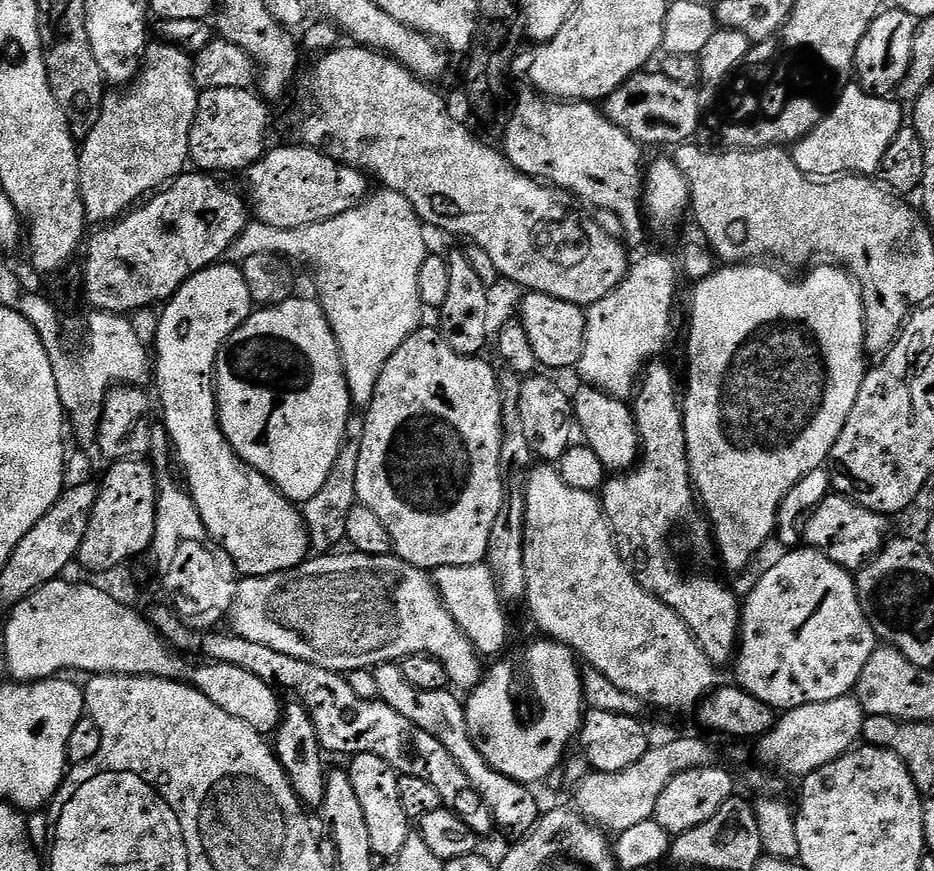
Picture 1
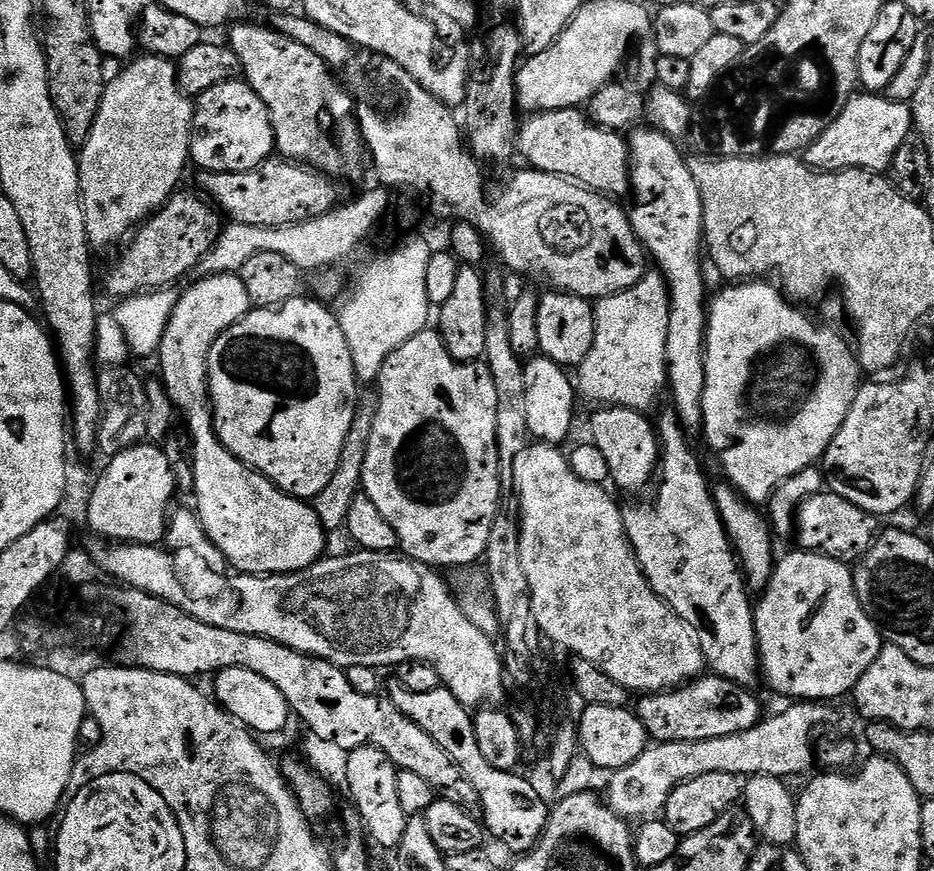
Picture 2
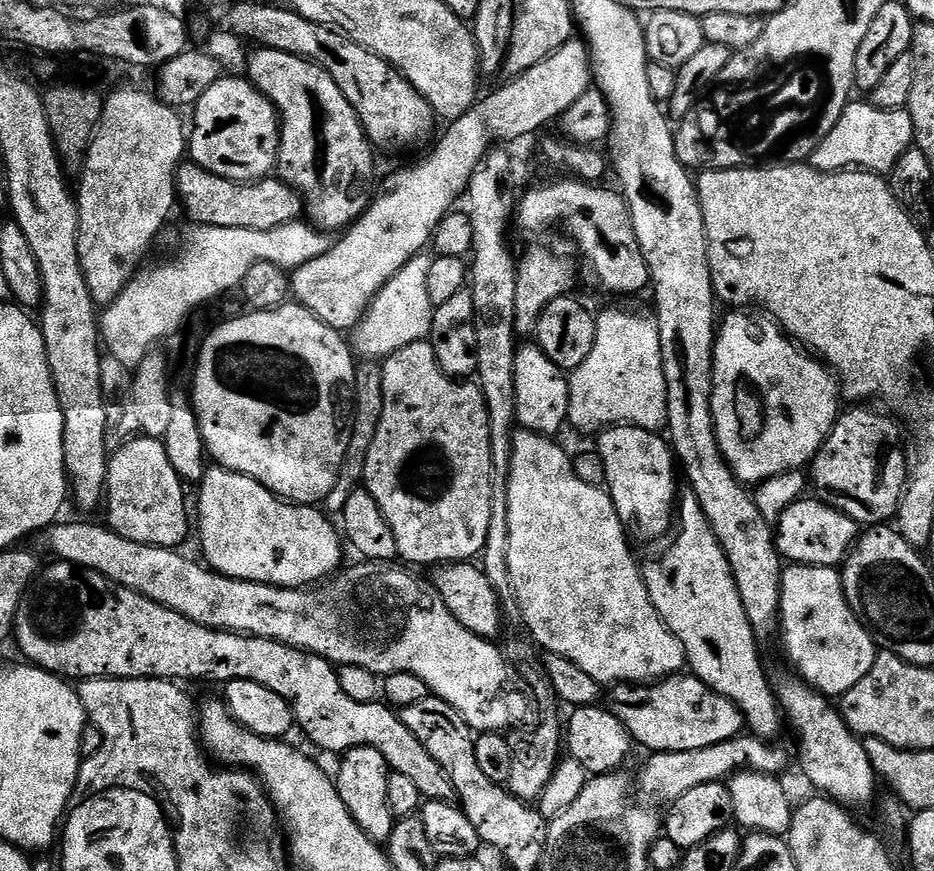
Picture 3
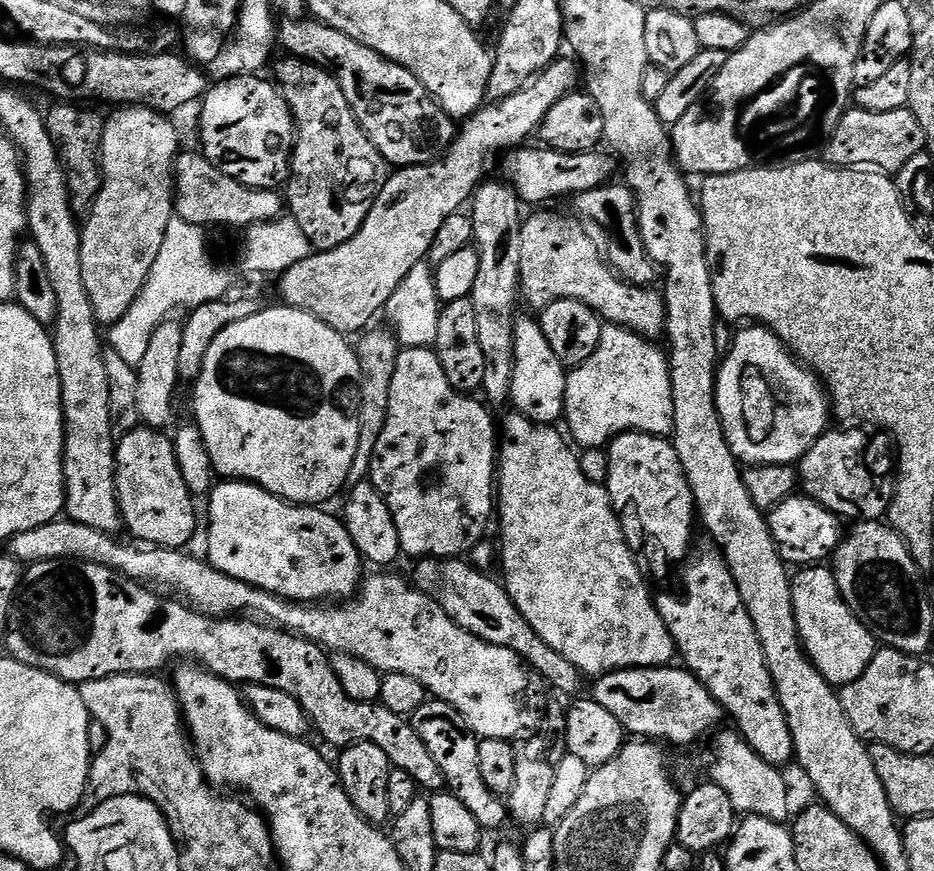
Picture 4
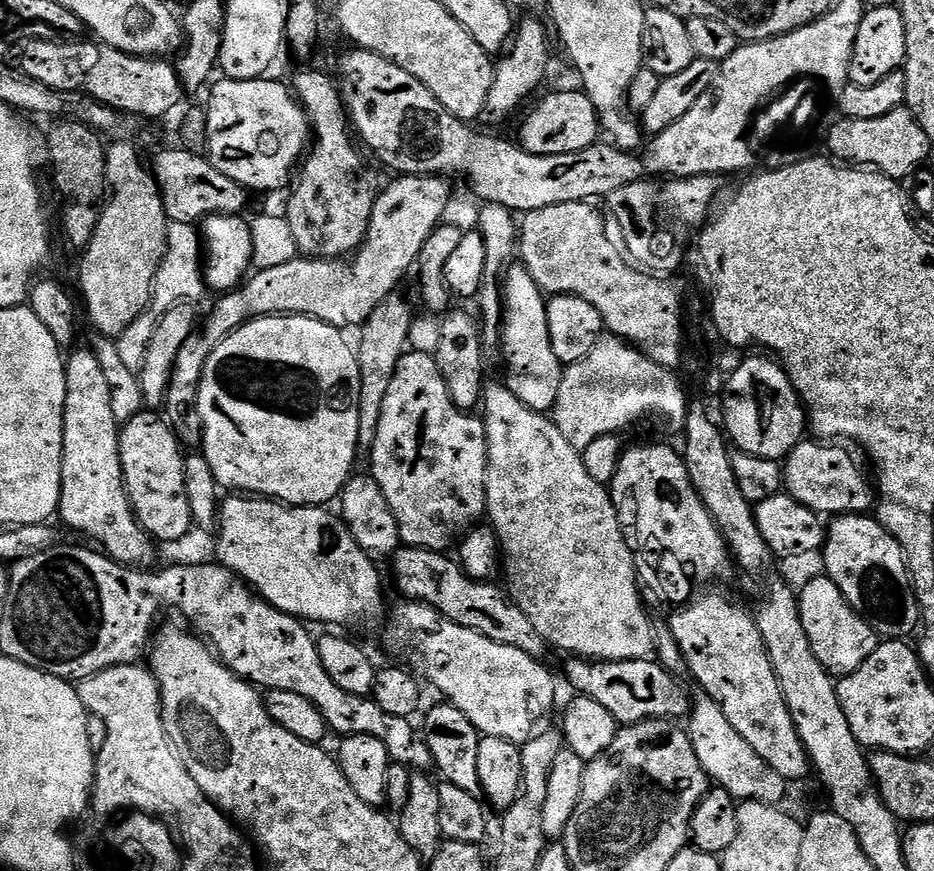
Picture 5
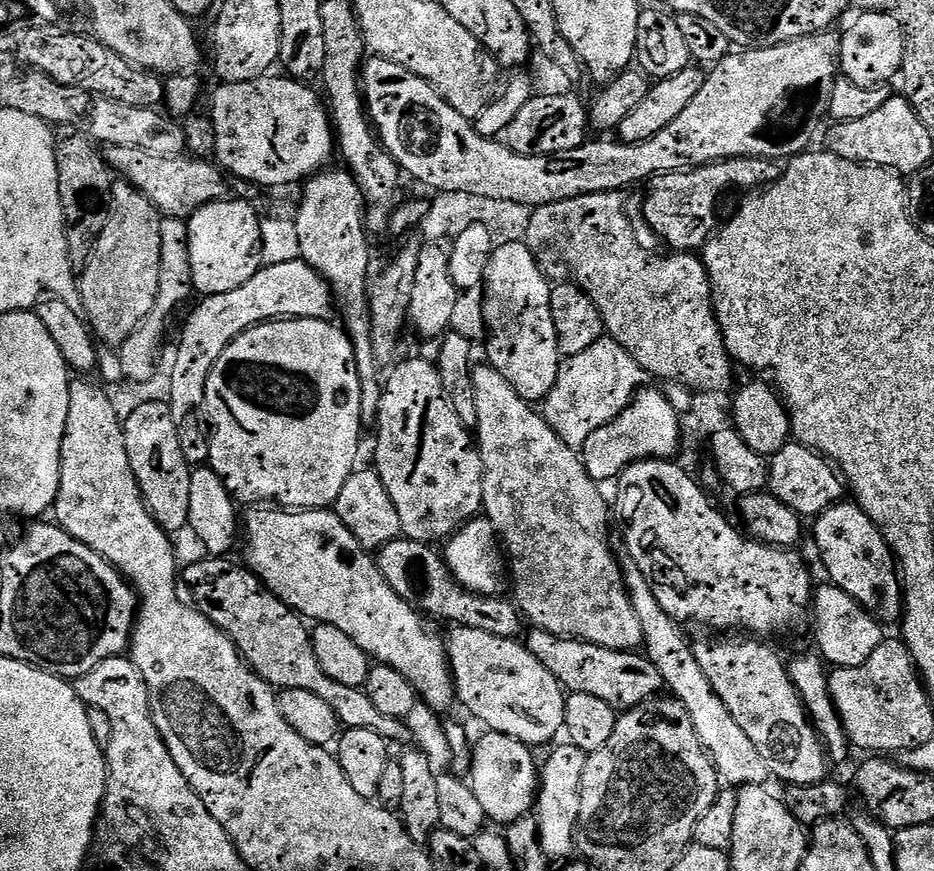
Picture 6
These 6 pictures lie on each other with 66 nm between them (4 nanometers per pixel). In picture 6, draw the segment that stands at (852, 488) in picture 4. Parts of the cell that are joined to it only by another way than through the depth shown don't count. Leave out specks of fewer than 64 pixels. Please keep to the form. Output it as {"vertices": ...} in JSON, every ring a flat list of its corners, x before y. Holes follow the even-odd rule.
{"vertices":[[789,442,771,457,767,491,776,496,778,502,786,502,786,506,802,518,815,518,832,505,841,503,845,499,844,490,846,494,845,481,832,461,804,444]]}

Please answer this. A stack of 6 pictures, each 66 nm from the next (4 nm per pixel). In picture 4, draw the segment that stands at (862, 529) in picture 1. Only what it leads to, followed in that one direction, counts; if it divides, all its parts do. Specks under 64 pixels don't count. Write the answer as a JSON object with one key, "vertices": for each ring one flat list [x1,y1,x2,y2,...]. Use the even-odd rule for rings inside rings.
{"vertices":[[803,494,787,496,785,500,778,502,778,506,770,509,767,518,768,529,776,547,780,549,780,556,789,566,816,566,827,561,842,539,841,517]]}

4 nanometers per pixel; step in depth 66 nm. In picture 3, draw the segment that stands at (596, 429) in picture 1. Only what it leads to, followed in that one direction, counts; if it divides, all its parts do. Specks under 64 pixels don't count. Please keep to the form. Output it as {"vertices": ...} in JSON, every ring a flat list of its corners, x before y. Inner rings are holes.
{"vertices":[[621,422,615,426,609,426,603,431,599,433,600,436,600,449,598,449,598,455,601,461,604,464,605,468,605,478,606,478,606,491,609,496,612,497,612,501,614,502,616,509,620,514,621,520,624,521,625,529,629,533,635,534,636,531,639,530,642,535,644,536,660,536,663,534,664,531,671,529,674,524,674,509,677,507,678,504,678,491,676,492,676,464,678,468,678,460,677,457,674,455,674,448,671,443,667,439,664,440,660,437,661,433,659,431,653,430,651,428,639,428,636,424,629,424,627,422]]}

